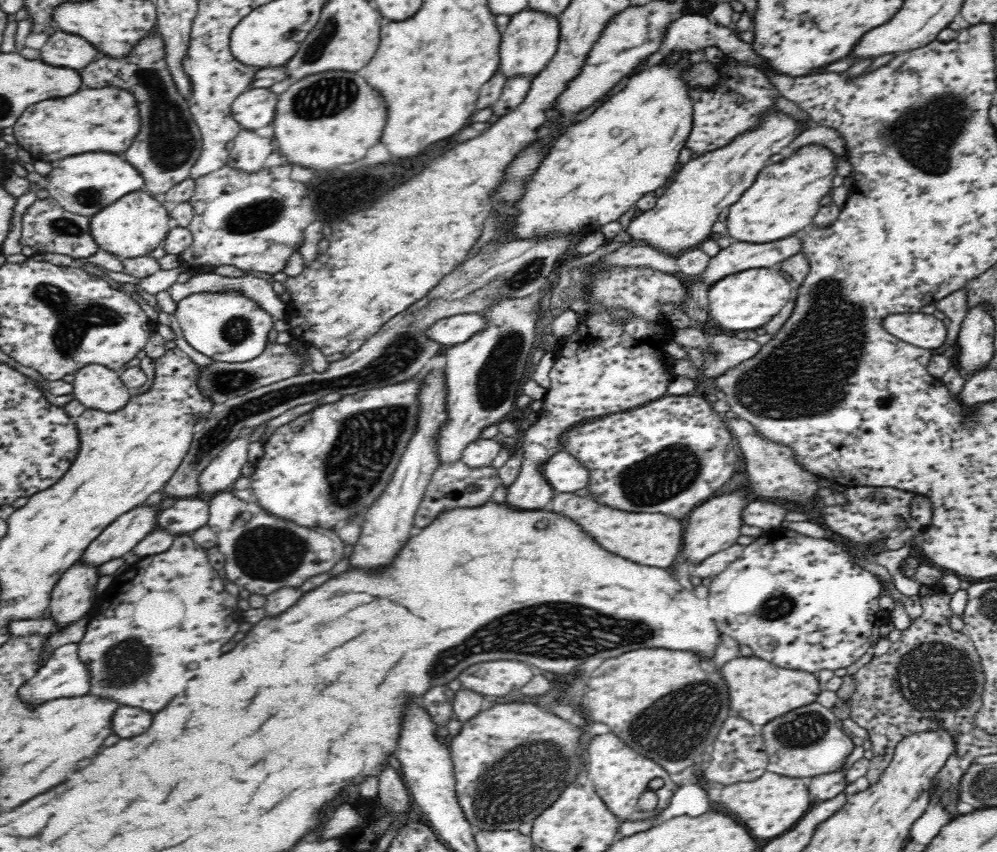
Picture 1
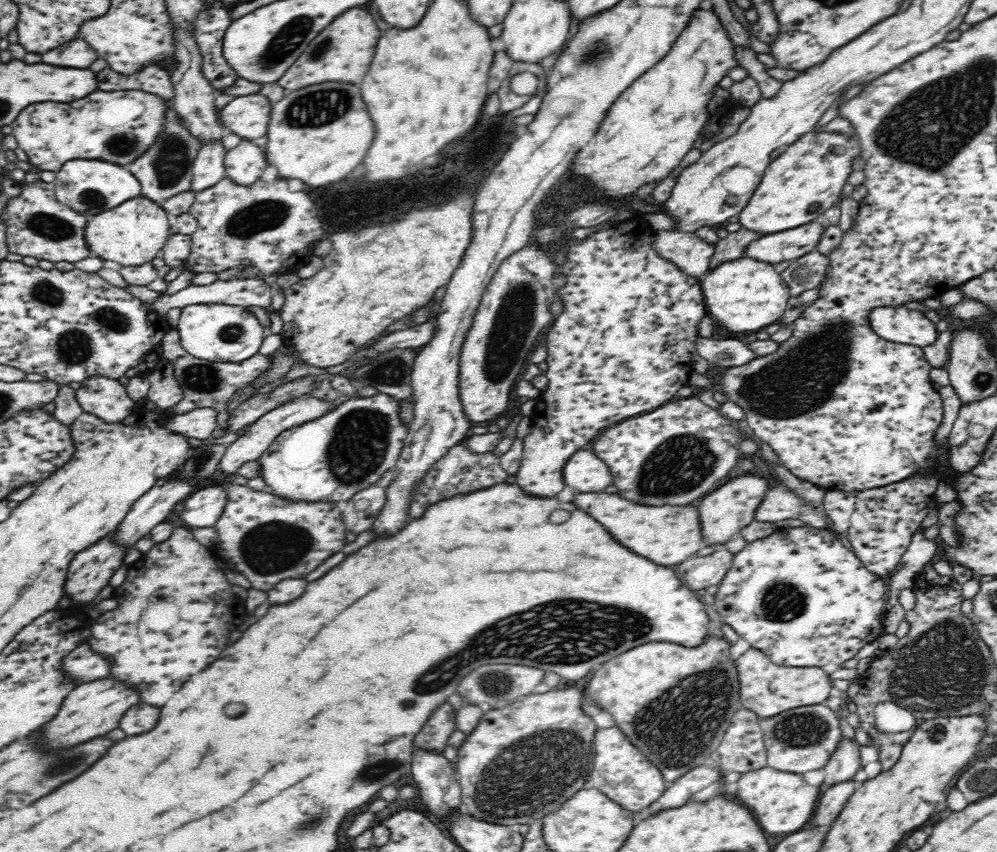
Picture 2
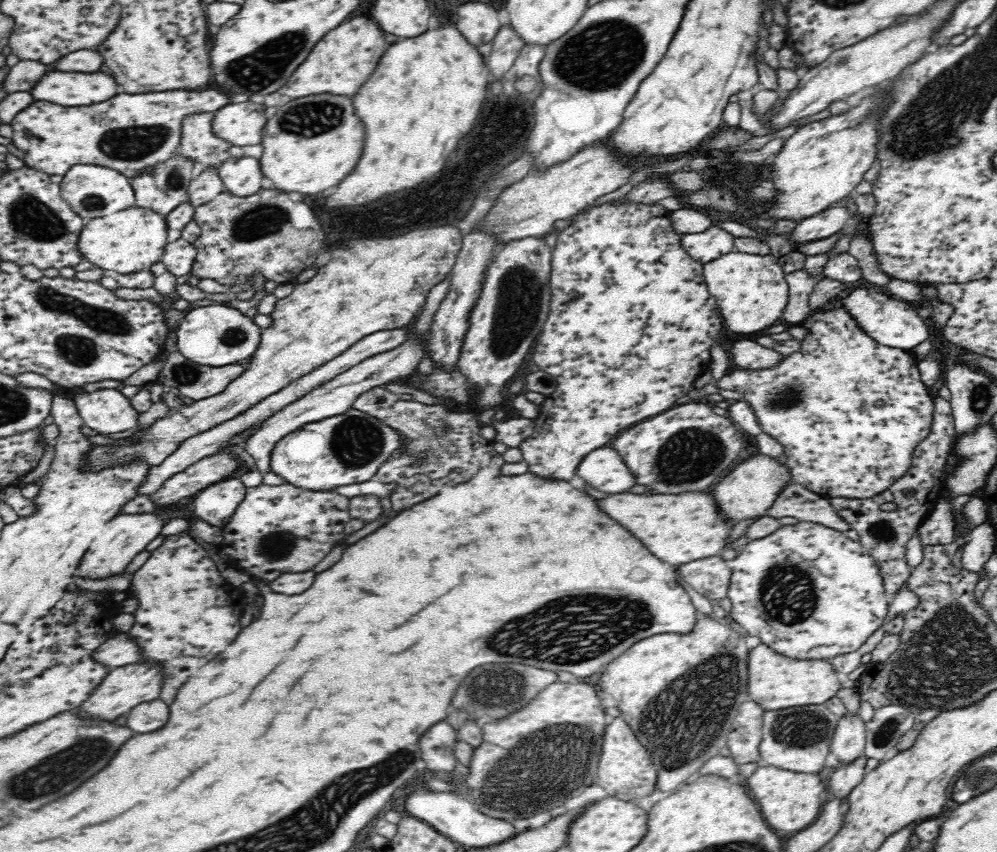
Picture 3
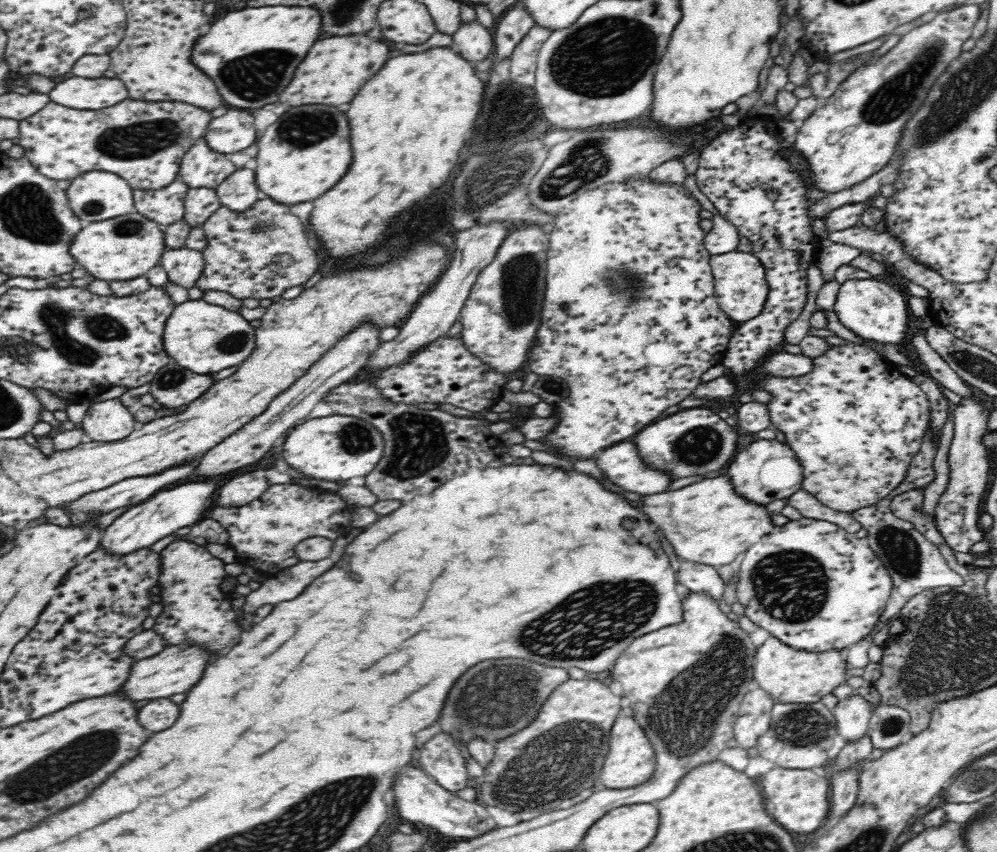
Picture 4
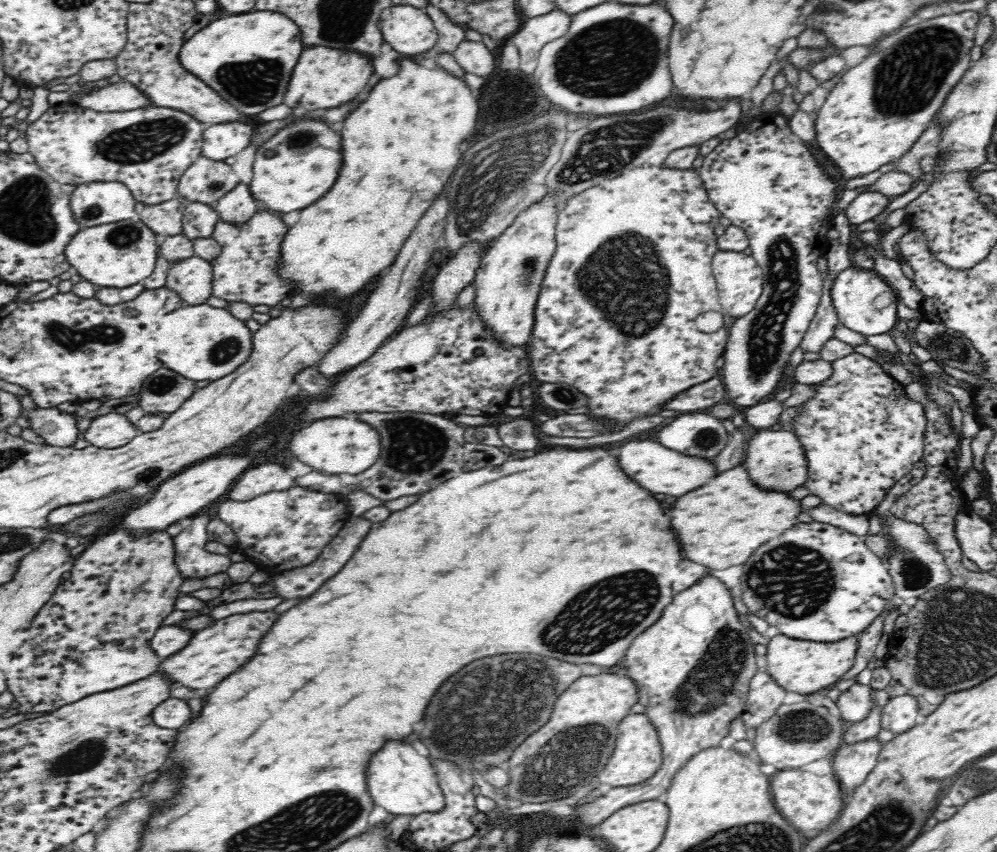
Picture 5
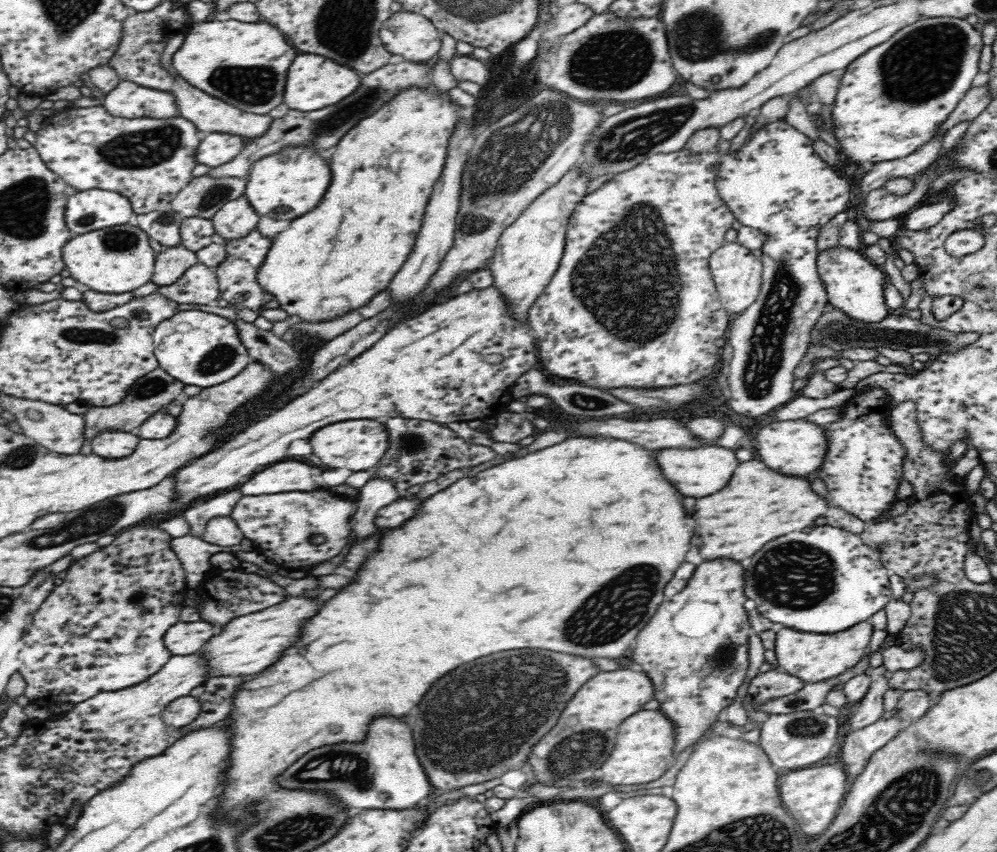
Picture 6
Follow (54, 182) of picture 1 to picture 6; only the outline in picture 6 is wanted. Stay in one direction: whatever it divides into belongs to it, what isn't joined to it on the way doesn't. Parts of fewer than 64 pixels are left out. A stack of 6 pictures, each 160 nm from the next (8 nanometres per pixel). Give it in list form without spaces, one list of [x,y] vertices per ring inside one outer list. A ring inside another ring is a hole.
[[[108,190],[80,191],[65,205],[64,223],[72,236],[111,226],[135,223],[132,203]]]

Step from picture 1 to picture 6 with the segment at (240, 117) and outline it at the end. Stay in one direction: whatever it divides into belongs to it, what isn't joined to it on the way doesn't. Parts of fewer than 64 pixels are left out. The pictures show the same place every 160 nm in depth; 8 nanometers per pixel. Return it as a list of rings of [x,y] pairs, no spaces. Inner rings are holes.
[[[207,133],[196,150],[196,164],[214,168],[236,158],[246,142],[230,133]]]

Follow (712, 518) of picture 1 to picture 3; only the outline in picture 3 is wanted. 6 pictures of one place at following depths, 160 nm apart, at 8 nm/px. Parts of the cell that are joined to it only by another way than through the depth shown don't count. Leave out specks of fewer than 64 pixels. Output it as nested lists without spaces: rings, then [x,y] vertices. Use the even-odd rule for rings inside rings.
[[[756,454],[738,464],[730,474],[718,482],[714,490],[714,498],[722,510],[722,514],[732,520],[748,520],[766,515],[767,510],[774,504],[779,494],[793,482],[786,464],[781,464],[778,458],[771,458],[764,454]]]

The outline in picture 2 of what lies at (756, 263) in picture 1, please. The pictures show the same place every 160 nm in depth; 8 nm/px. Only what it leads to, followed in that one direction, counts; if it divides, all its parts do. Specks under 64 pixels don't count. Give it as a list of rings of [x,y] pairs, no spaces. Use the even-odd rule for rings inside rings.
[[[812,221],[790,230],[764,235],[746,247],[745,256],[768,264],[795,260],[815,250],[825,228],[818,221]]]

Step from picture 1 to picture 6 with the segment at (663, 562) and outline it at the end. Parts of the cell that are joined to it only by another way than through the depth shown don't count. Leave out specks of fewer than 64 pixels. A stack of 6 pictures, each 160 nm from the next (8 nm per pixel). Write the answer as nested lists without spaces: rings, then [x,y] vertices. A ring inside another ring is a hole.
[[[757,458],[748,460],[748,462],[741,463],[736,468],[736,474],[732,476],[732,482],[724,490],[696,500],[696,506],[694,506],[696,532],[704,540],[702,556],[704,556],[704,560],[708,560],[708,558],[732,558],[732,560],[750,558],[766,542],[770,542],[770,540],[774,540],[782,534],[788,534],[788,532],[794,532],[794,530],[804,530],[806,526],[812,526],[816,518],[826,516],[830,506],[834,505],[828,504],[826,498],[818,496],[810,488],[810,482],[806,478],[786,476],[786,474],[780,474],[777,470],[768,470],[766,463]]]

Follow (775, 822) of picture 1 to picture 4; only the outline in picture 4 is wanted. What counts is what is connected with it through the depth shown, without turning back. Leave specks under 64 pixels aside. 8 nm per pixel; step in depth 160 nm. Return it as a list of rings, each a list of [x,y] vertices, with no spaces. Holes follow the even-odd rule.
[[[778,767],[762,776],[762,794],[768,806],[768,814],[772,814],[772,818],[788,832],[814,832],[822,826],[830,810],[828,790],[828,780],[816,776],[812,770],[788,770]]]

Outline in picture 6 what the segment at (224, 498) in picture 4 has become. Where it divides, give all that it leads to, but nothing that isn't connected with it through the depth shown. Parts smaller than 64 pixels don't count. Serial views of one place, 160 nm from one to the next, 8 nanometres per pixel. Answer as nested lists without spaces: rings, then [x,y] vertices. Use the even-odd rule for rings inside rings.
[[[278,462],[274,466],[270,465],[238,487],[244,496],[312,492],[320,488],[328,488],[322,478],[322,470],[302,462]]]

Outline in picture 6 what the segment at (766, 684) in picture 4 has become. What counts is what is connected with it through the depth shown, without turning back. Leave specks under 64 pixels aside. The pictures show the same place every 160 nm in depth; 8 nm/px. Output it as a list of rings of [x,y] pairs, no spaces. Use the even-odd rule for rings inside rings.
[[[866,620],[858,622],[852,628],[840,630],[840,632],[834,634],[805,633],[794,630],[793,628],[784,627],[783,629],[779,629],[776,635],[775,656],[777,656],[778,664],[782,672],[793,674],[801,678],[804,682],[820,683],[826,679],[841,675],[847,668],[852,669],[856,667],[868,653],[868,646],[874,630],[872,624]]]

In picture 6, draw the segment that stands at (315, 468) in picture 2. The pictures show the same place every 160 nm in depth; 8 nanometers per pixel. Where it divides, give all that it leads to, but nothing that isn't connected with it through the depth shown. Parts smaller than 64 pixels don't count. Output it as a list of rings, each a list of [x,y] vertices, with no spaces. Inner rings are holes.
[[[350,420],[338,422],[332,426],[320,428],[320,432],[312,434],[310,444],[314,448],[314,454],[322,460],[324,466],[330,468],[348,468],[348,470],[370,470],[376,466],[384,452],[388,450],[389,432],[386,432],[383,420]]]

